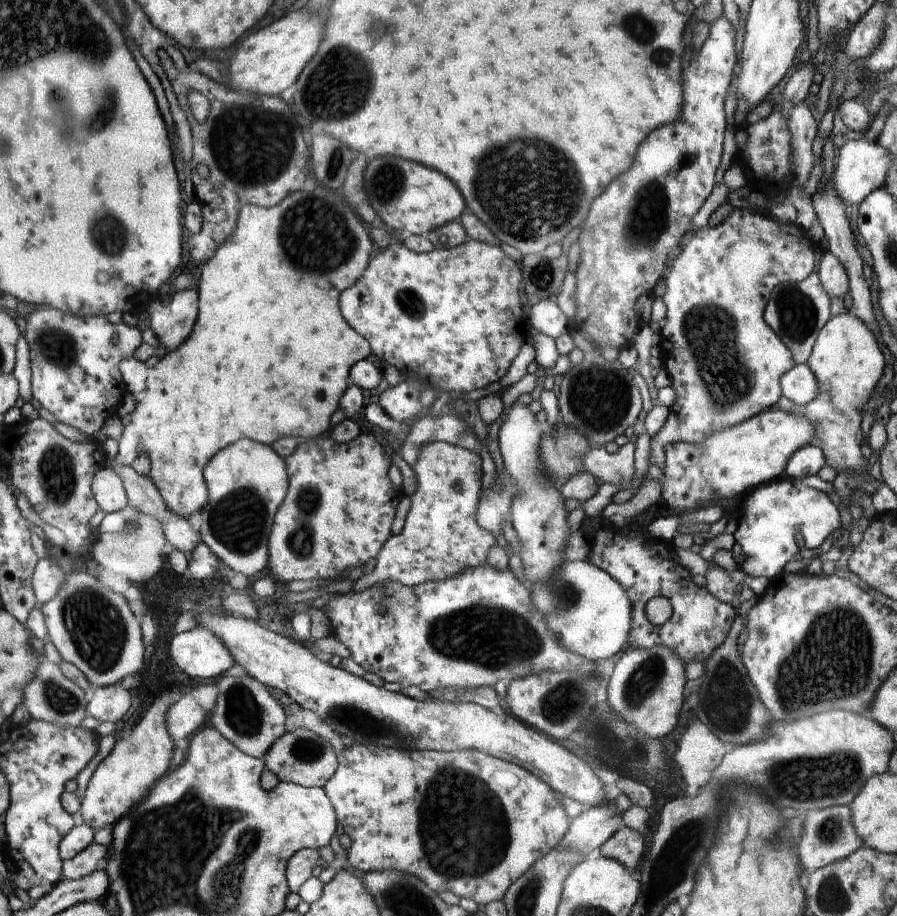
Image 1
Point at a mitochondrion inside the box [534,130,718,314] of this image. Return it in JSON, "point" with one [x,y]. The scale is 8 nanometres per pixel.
{"point":[648,218]}

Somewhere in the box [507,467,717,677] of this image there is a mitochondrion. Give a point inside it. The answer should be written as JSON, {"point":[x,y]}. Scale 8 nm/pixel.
{"point":[563,597]}

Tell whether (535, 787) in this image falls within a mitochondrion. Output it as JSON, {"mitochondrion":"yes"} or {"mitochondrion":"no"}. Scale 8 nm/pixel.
{"mitochondrion":"no"}

